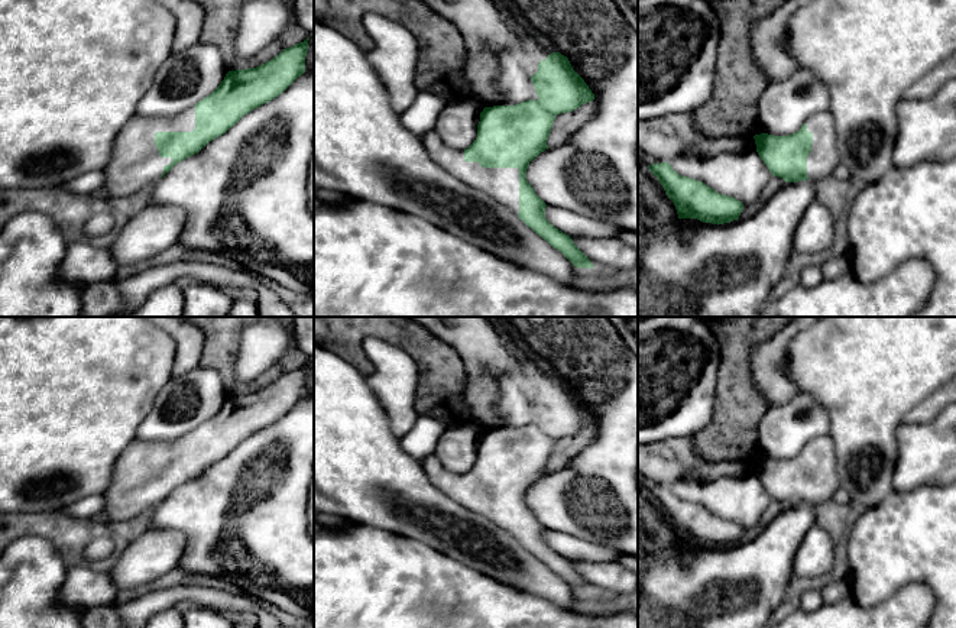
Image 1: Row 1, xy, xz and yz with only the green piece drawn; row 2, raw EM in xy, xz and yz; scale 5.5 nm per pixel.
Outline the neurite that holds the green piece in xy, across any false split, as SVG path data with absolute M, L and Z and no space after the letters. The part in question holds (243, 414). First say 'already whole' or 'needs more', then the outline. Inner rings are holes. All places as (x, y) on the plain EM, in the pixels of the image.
needs more; M308 362L256 392L229 395L210 420L175 440L132 441L114 464L113 479L101 495L104 506L100 517L111 524L153 509L244 438L282 418L305 396L307 375Z

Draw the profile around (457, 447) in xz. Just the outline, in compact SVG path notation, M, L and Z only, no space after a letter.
M477 423L447 427L437 443L434 454L447 470L464 475L477 462L477 449L483 433L483 427Z

